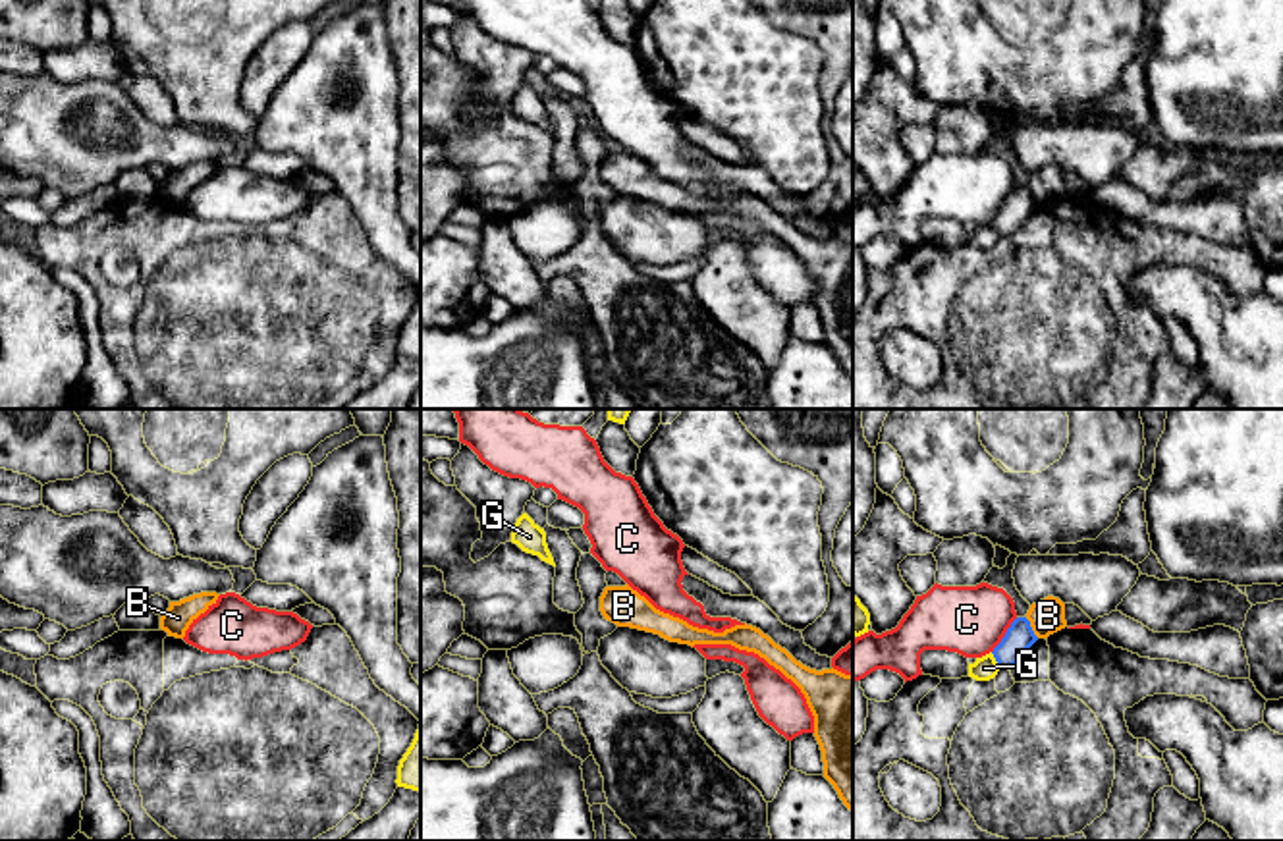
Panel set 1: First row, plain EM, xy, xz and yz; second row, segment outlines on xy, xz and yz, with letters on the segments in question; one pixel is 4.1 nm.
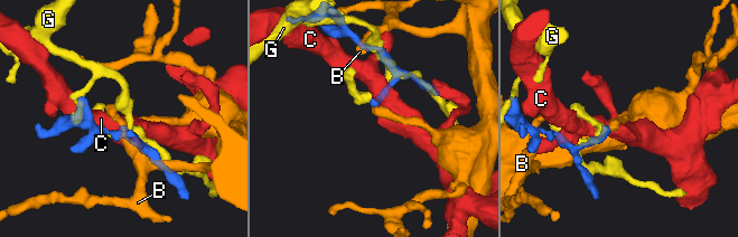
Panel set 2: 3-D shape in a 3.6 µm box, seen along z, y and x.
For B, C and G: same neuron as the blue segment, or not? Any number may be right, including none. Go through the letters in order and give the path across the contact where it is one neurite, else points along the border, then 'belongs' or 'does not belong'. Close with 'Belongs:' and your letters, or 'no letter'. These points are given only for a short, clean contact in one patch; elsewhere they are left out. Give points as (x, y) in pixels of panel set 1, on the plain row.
B: border along yz (1025, 186), (1038, 205); does not belong
C: does not belong
G: does not belong
Belongs: no letter

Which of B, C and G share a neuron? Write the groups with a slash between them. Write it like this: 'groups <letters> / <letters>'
groups B / C / G

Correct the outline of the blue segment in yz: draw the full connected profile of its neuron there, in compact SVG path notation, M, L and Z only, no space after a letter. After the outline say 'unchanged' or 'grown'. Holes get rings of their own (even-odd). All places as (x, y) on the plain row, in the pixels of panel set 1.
M1017 185L992 220L999 237L1013 235L1036 208L1030 189Z; unchanged

